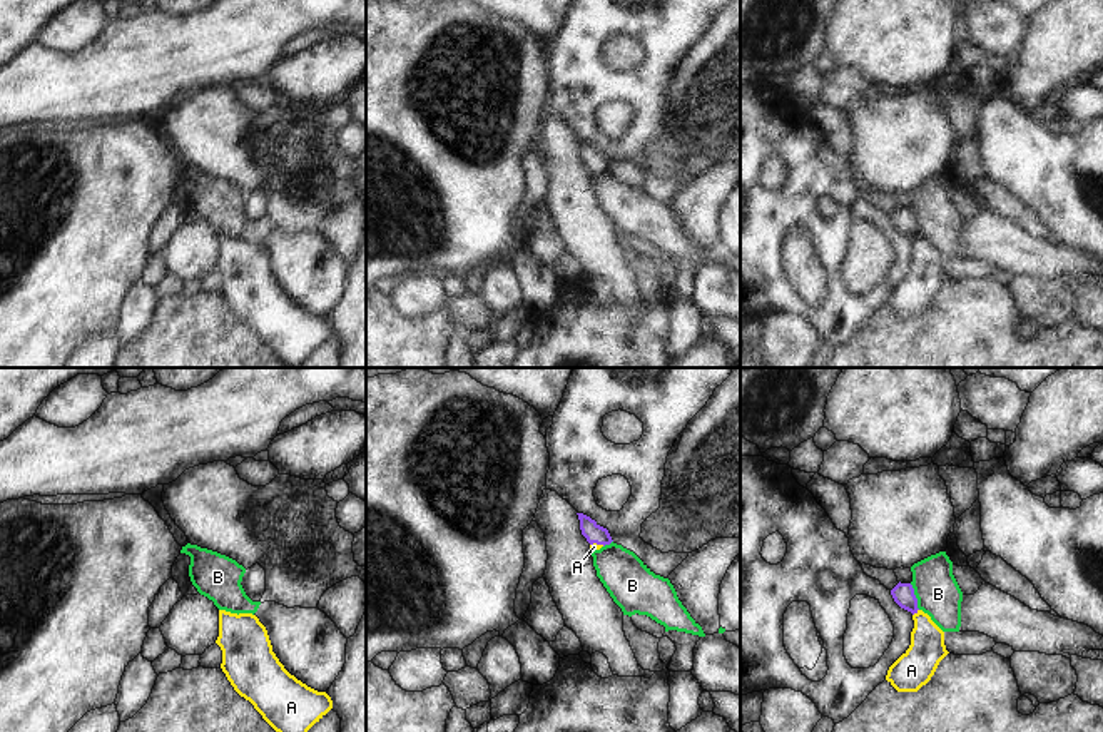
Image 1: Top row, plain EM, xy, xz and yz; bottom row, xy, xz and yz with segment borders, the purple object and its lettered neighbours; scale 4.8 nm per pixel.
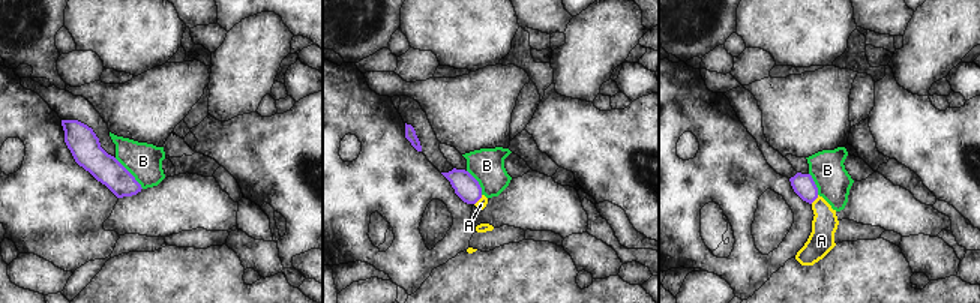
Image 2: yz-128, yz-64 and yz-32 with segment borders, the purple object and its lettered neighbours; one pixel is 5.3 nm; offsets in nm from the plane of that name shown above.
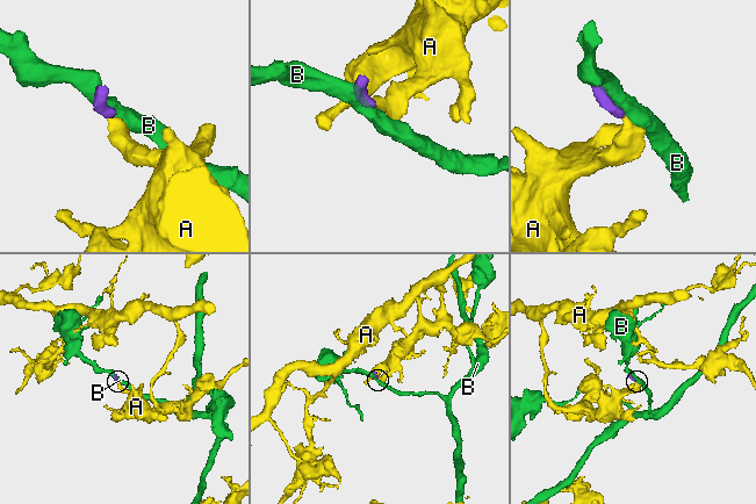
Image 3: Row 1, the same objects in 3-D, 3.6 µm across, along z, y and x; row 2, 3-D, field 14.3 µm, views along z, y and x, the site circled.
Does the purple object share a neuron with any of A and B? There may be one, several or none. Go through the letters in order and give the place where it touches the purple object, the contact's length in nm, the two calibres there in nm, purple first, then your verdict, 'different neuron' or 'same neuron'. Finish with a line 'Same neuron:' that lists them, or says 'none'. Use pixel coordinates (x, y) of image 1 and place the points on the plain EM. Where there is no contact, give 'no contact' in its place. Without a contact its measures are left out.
A: contact yz (916, 238); length 50 nm; calibres 110 and 170 nm; same neuron
B: contact yz (914, 223); length 140 nm; calibres 110 and 220 nm; different neuron
Same neuron: A

